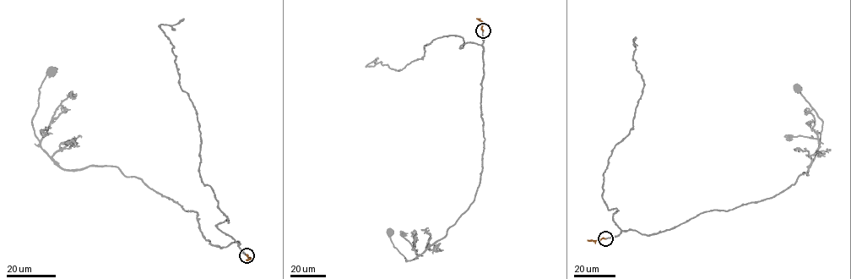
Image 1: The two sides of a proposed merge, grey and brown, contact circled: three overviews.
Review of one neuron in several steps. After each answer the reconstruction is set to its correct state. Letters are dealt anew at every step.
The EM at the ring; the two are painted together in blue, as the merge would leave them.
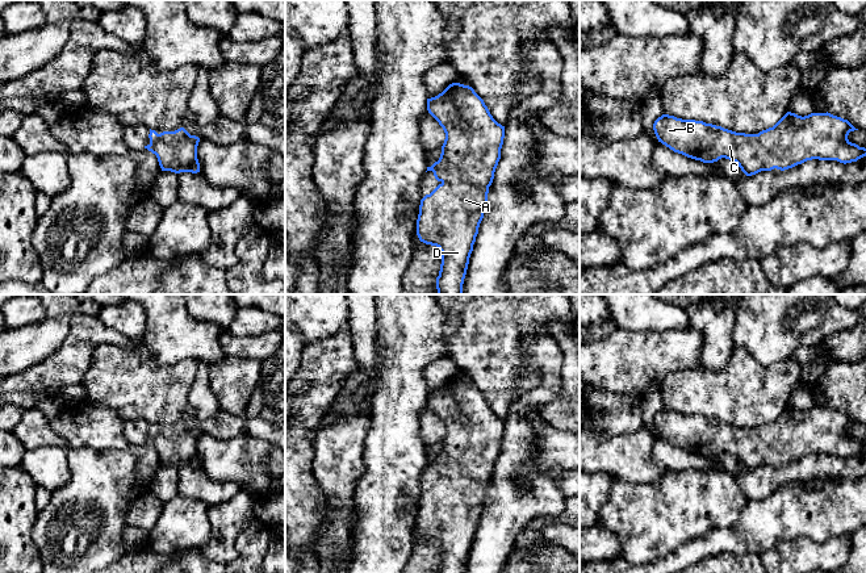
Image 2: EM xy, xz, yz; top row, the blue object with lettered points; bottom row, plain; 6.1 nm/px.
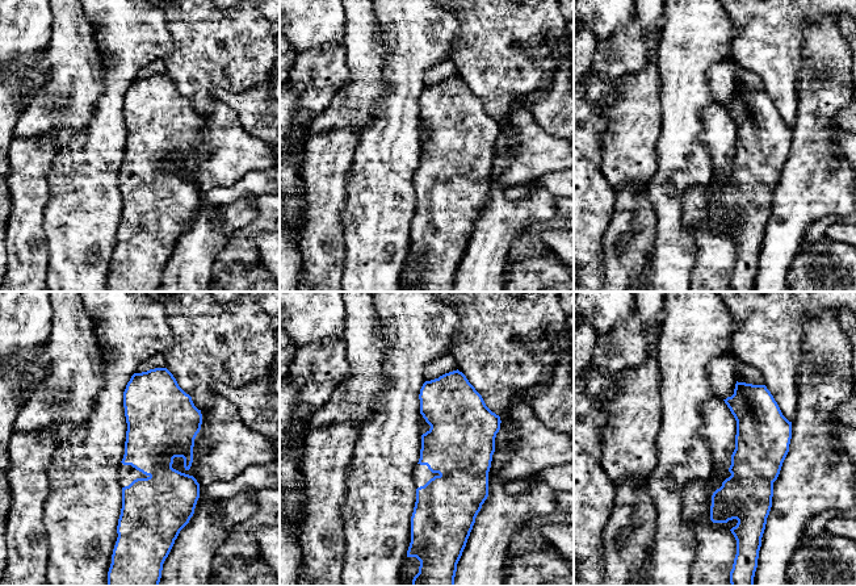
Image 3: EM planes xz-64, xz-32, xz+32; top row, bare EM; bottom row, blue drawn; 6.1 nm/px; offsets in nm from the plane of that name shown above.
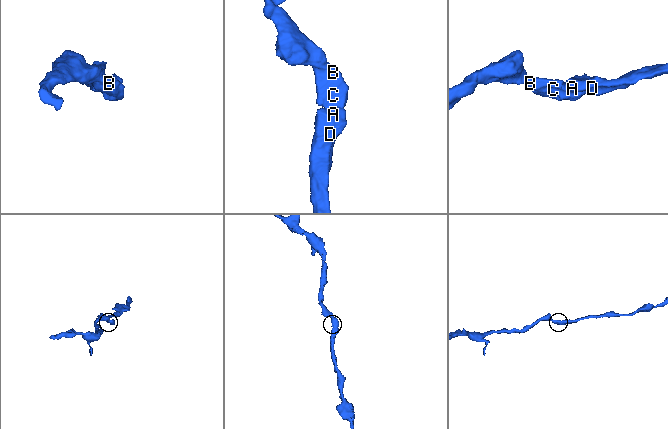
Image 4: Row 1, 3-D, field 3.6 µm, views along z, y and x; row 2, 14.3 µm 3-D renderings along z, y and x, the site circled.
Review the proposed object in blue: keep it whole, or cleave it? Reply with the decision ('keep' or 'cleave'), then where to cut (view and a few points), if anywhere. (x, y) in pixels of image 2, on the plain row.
keep; no cut

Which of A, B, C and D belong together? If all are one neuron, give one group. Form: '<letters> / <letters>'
A B C D

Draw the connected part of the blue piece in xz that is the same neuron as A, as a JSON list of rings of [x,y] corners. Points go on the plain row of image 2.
[[[452,377],[438,390],[427,393],[427,405],[443,422],[445,434],[439,455],[427,461],[440,478],[421,494],[417,530],[421,536],[442,545],[436,573],[465,573],[489,481],[501,453],[505,421],[493,413],[472,381],[460,377]]]

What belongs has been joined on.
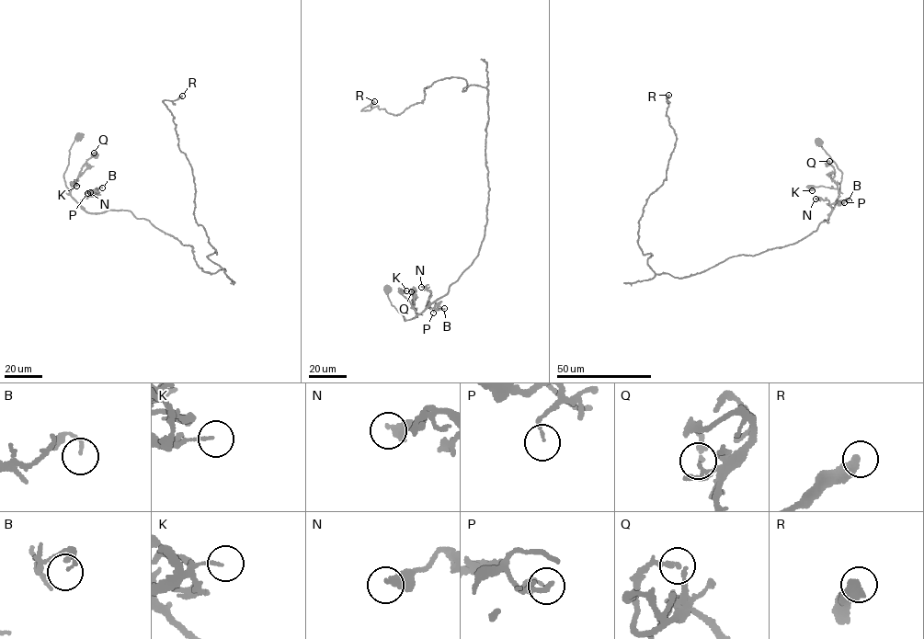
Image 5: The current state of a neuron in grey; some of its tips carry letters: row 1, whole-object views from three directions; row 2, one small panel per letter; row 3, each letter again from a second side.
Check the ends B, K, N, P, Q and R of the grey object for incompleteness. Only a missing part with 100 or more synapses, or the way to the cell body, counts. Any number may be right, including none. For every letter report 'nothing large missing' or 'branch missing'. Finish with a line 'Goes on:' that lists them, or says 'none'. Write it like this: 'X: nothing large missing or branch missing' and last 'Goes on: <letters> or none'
B: nothing large missing
K: nothing large missing
N: nothing large missing
P: nothing large missing
Q: nothing large missing
R: nothing large missing
Goes on: none

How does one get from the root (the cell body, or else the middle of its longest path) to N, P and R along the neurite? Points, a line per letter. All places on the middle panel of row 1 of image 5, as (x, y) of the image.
N: (388, 289), (386, 292), (392, 304), (405, 321), (426, 309), (430, 291), (421, 287)
P: (388, 289), (392, 304), (404, 320), (418, 315), (427, 303), (434, 308), (433, 313)
R: (388, 289), (412, 319), (478, 255), (487, 90), (452, 76), (400, 114), (361, 110), (374, 101)

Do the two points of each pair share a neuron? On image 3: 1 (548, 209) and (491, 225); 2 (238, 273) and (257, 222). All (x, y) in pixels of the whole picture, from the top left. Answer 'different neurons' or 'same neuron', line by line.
1: same neuron
2: different neurons

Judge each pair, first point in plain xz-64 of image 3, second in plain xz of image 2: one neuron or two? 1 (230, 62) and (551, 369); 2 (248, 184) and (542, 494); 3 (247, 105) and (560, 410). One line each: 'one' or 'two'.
1: two
2: two
3: one

